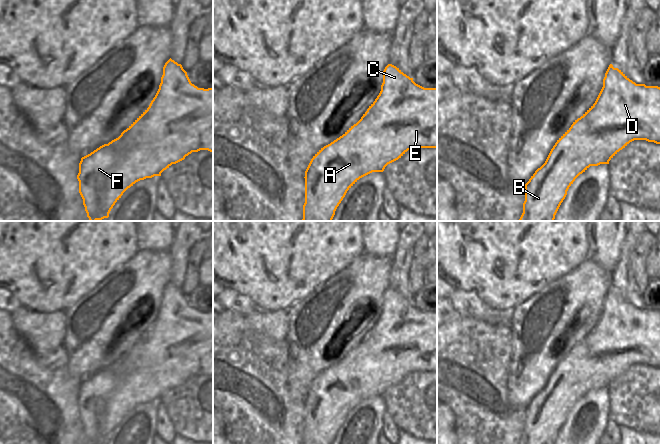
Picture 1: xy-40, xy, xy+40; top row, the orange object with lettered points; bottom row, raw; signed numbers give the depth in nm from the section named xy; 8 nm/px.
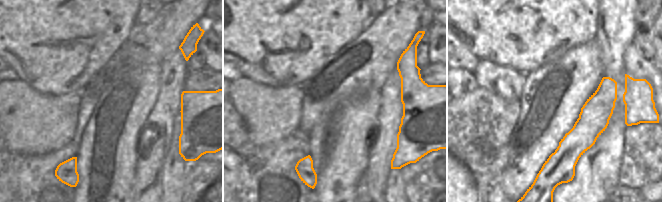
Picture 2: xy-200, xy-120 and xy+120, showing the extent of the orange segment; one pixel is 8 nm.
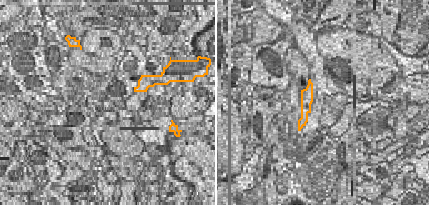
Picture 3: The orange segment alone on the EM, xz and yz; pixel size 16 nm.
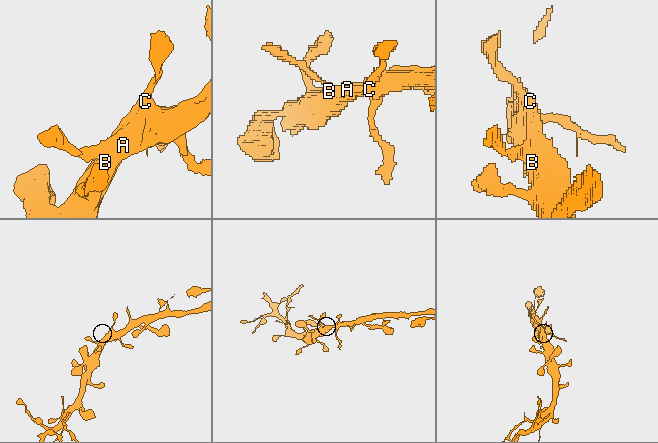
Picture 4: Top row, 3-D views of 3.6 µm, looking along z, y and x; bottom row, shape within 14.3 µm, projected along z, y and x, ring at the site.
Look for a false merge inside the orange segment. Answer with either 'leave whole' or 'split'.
leave whole

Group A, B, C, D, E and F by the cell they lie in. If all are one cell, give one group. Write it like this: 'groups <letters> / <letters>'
groups A B C D E F

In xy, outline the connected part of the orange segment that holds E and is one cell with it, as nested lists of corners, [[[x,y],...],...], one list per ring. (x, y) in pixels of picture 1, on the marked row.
[[[388,64],[383,71],[381,91],[361,119],[342,136],[321,148],[305,171],[305,203],[302,221],[332,221],[335,211],[347,191],[362,177],[372,172],[383,172],[385,167],[401,158],[412,148],[437,149],[437,88],[424,88]]]

